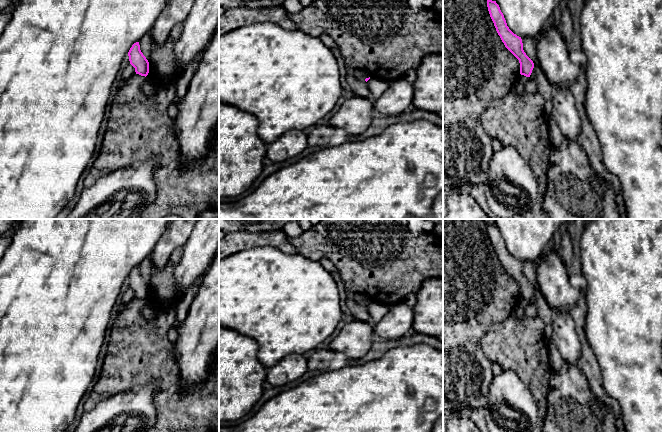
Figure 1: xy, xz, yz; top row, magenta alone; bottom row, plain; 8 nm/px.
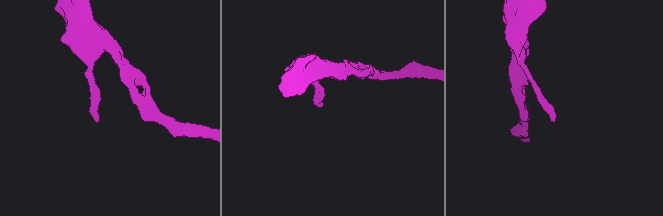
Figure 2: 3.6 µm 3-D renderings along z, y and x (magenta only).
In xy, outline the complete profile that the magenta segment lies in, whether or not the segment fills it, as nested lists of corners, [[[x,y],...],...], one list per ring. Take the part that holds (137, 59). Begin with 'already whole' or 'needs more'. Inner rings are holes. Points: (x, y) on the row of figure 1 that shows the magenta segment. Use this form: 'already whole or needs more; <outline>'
already whole; [[[139,42],[132,45],[128,56],[130,64],[135,68],[136,74],[146,77],[149,73],[149,62],[141,52]]]

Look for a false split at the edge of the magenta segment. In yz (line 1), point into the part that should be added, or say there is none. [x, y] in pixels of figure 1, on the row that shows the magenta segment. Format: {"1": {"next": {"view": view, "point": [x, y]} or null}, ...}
{"1": {"next": null}}

